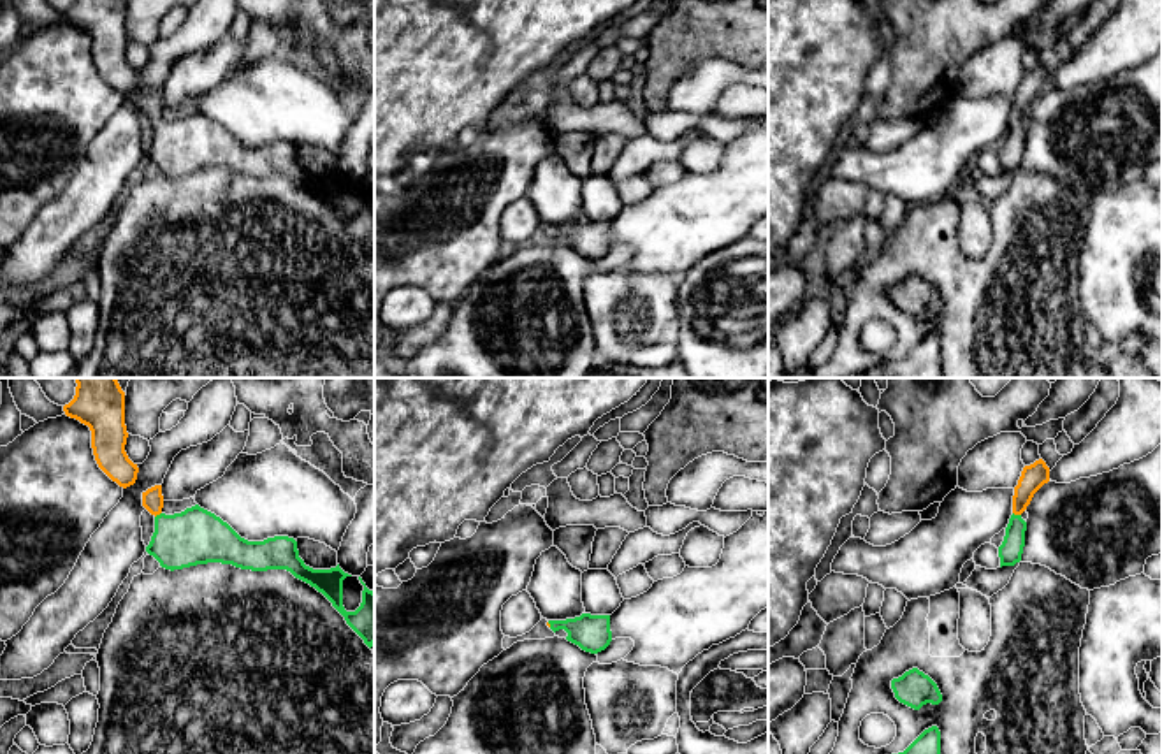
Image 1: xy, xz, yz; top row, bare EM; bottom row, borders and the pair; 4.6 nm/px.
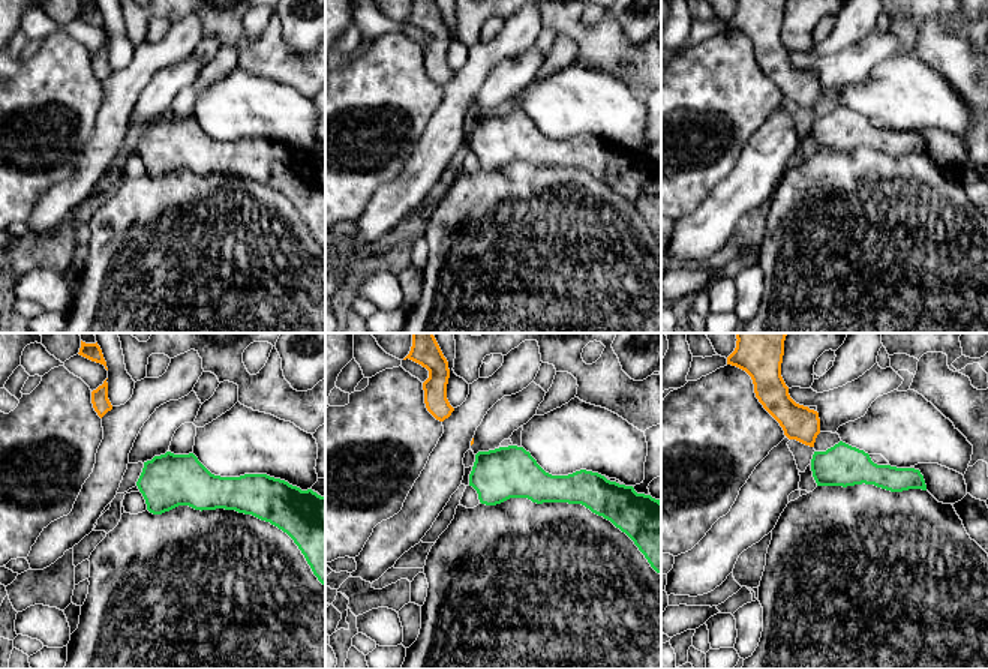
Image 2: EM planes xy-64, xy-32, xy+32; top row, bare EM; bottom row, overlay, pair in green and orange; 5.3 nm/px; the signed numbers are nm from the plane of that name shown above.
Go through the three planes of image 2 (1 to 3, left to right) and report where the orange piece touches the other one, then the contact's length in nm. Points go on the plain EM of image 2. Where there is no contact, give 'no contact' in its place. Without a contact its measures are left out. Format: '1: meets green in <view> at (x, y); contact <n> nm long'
1: no contact
2: no contact
3: no contact

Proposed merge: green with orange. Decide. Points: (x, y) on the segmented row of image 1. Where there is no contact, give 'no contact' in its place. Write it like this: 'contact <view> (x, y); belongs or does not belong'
contact yz (1016, 515); belongs

